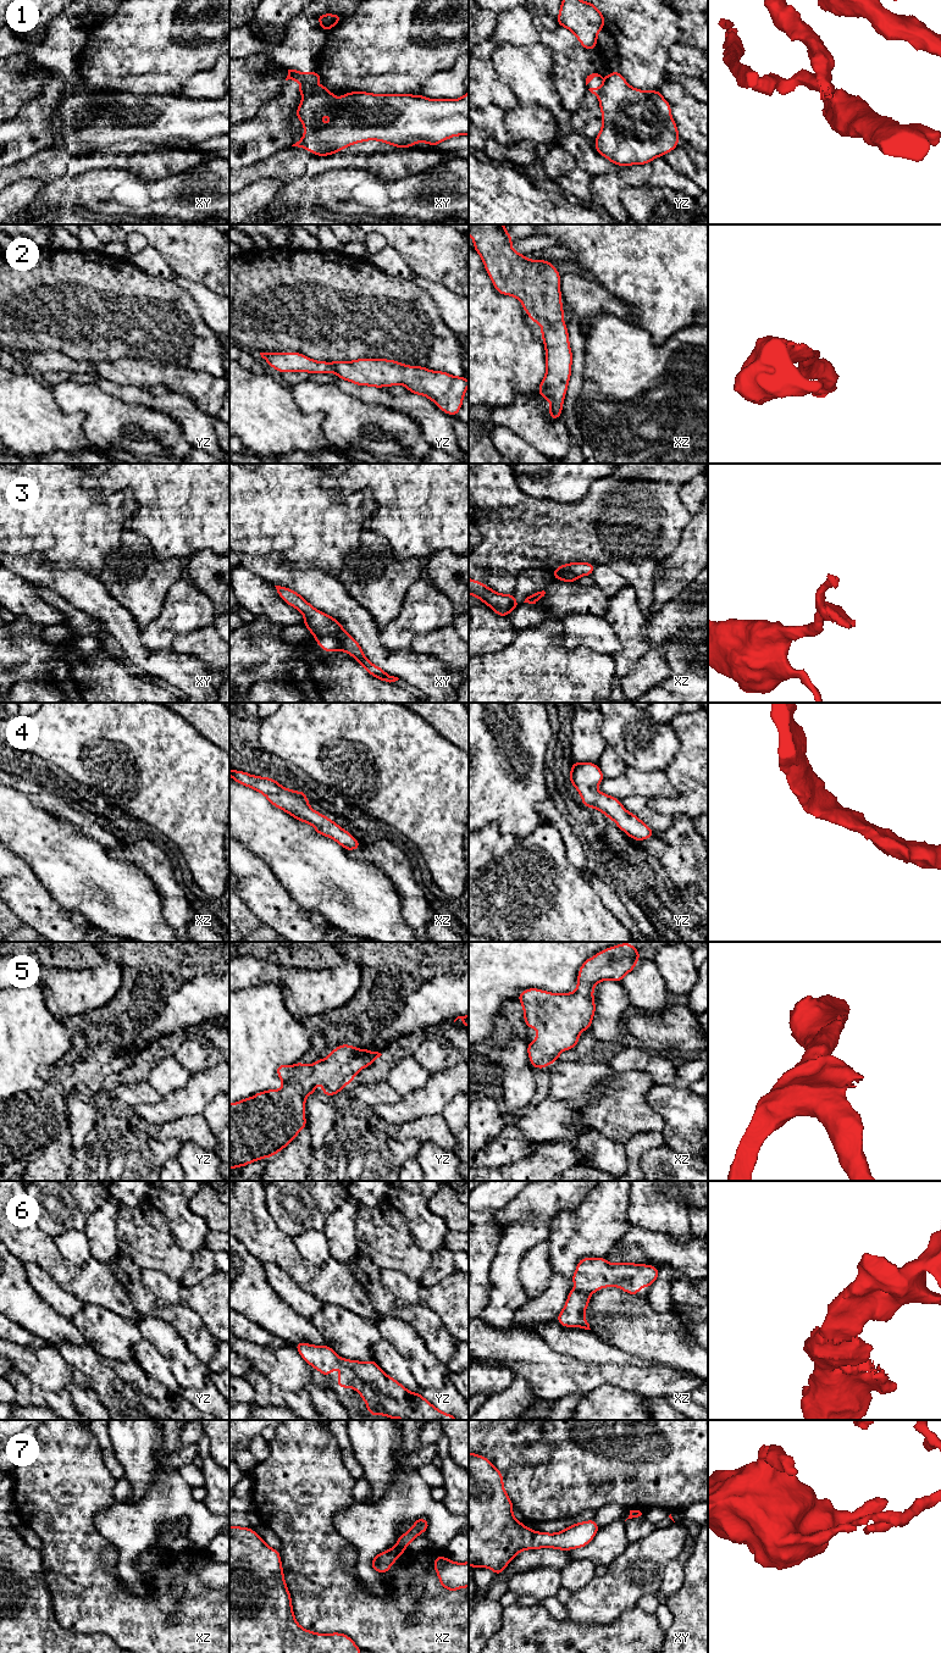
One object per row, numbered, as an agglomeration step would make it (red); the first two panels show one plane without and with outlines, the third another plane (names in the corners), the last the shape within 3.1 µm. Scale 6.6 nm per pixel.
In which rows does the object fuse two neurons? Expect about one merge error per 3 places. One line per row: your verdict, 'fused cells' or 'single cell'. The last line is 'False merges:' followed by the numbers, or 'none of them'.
1: fused cells
2: single cell
3: fused cells
4: single cell
5: single cell
6: single cell
7: fused cells
False merges: 1, 3, 7

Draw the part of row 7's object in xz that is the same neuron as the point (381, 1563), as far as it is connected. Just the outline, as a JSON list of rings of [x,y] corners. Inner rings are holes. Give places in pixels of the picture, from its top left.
[[[393,1547],[388,1551],[383,1551],[382,1553],[373,1557],[371,1566],[377,1572],[386,1574],[389,1568],[395,1563],[397,1558],[403,1554],[404,1549],[397,1547]]]

